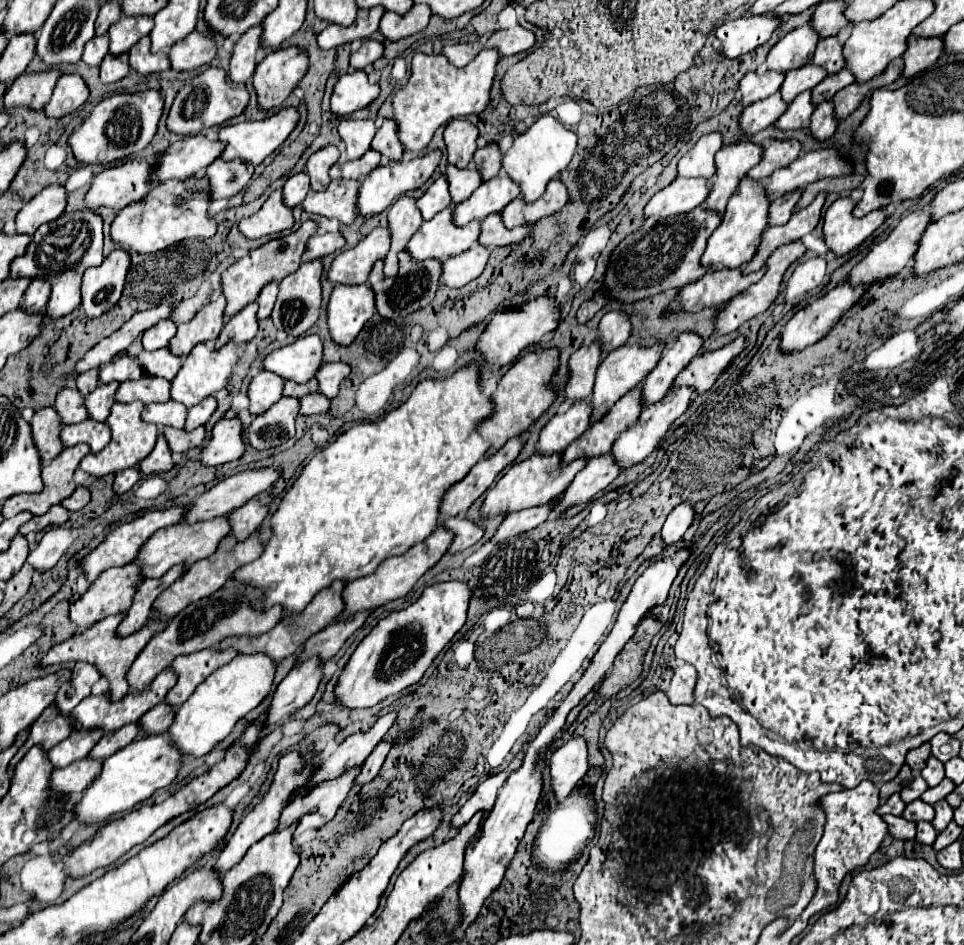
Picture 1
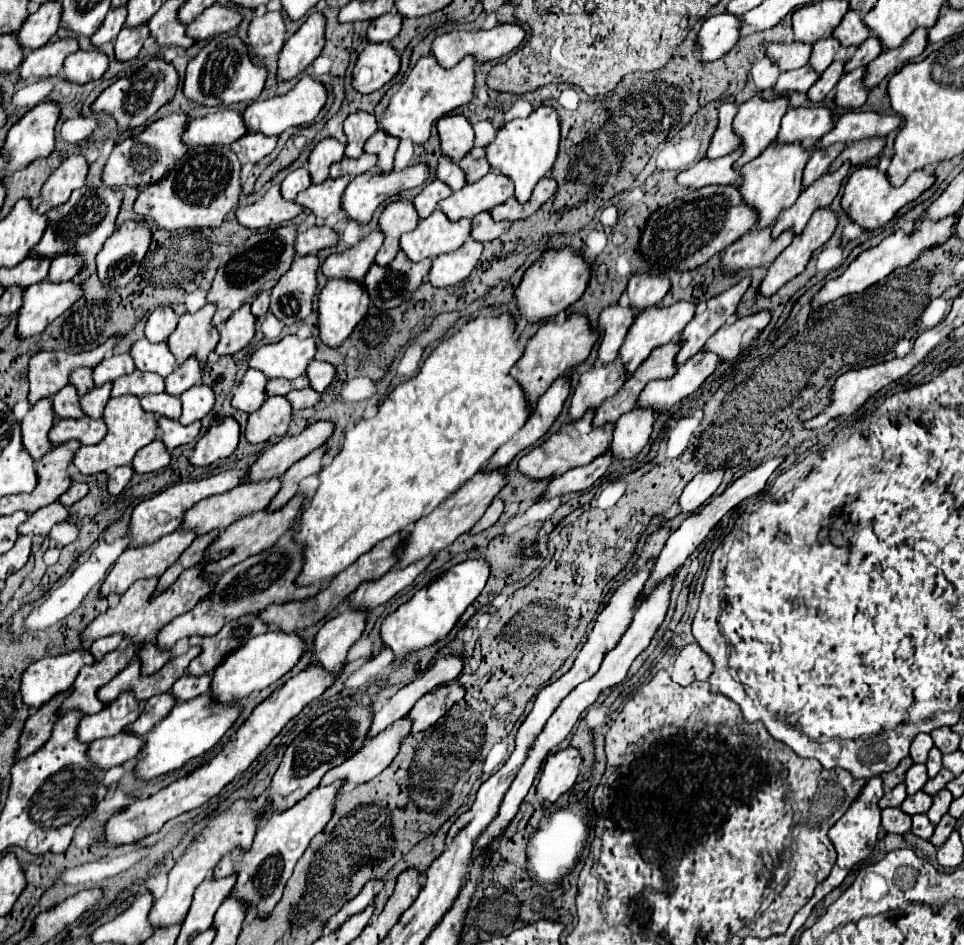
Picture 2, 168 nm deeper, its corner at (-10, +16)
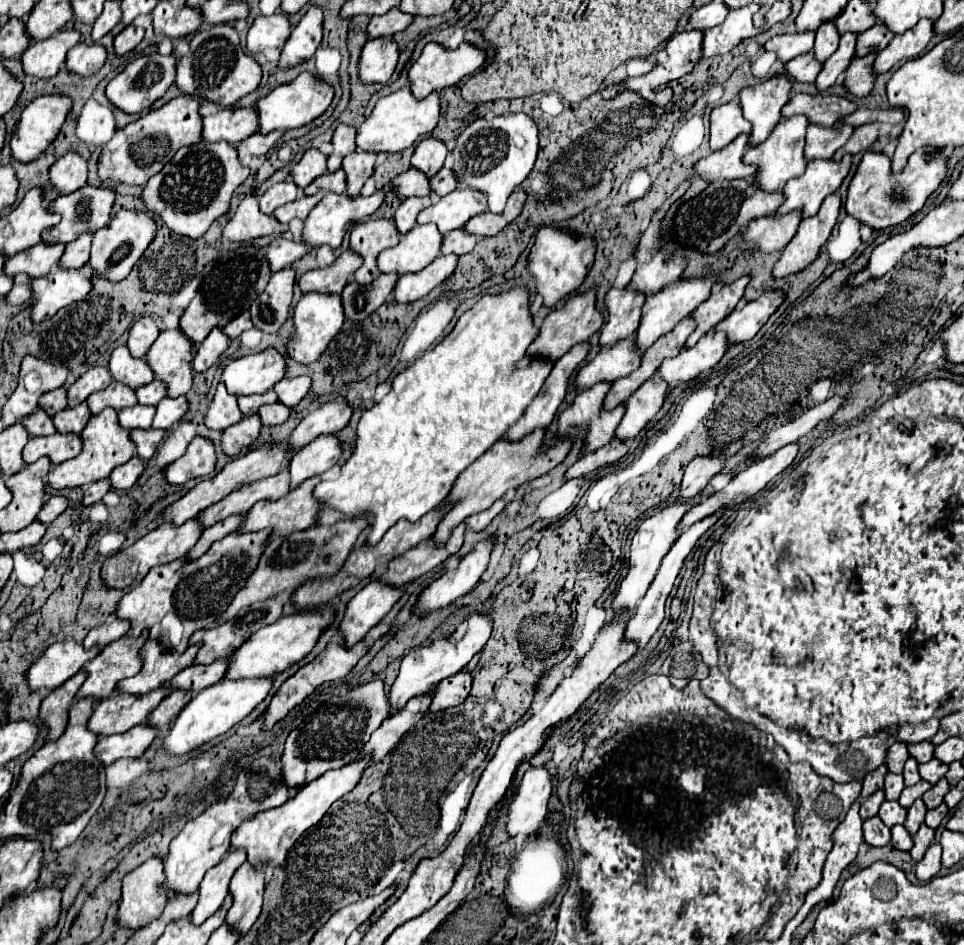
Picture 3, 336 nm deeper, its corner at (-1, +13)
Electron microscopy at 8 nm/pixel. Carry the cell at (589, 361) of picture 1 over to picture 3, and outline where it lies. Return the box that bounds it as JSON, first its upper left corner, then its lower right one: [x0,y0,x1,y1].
[599,289,645,347]

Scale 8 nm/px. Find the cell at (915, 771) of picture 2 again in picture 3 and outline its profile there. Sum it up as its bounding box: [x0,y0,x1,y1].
[885,773,905,801]

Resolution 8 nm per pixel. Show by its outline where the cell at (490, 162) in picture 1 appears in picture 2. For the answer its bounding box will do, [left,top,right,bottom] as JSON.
[458,148,490,184]

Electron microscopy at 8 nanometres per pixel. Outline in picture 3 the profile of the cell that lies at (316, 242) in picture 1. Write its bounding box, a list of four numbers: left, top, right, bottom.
[267,237,309,271]

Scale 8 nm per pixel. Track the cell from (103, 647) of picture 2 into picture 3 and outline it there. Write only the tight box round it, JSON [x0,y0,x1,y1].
[83,619,129,649]

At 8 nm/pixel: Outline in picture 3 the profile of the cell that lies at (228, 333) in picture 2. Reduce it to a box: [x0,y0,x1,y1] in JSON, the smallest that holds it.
[193,327,231,371]

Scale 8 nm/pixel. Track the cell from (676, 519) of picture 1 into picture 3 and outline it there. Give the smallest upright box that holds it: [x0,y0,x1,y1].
[681,455,725,499]

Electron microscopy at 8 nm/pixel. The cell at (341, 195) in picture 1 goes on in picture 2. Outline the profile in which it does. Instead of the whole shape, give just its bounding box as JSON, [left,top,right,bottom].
[296,176,350,218]

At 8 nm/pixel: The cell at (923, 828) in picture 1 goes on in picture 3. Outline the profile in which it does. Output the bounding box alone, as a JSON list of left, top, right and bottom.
[891,825,913,851]

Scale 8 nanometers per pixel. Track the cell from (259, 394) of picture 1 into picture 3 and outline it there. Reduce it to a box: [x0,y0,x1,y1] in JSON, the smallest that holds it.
[205,383,243,429]

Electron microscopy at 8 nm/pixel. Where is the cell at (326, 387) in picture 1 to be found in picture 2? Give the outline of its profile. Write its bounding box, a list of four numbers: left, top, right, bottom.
[306,360,336,394]

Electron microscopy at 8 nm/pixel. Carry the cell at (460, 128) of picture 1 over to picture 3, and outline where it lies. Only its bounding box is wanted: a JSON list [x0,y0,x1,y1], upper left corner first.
[411,137,449,177]

